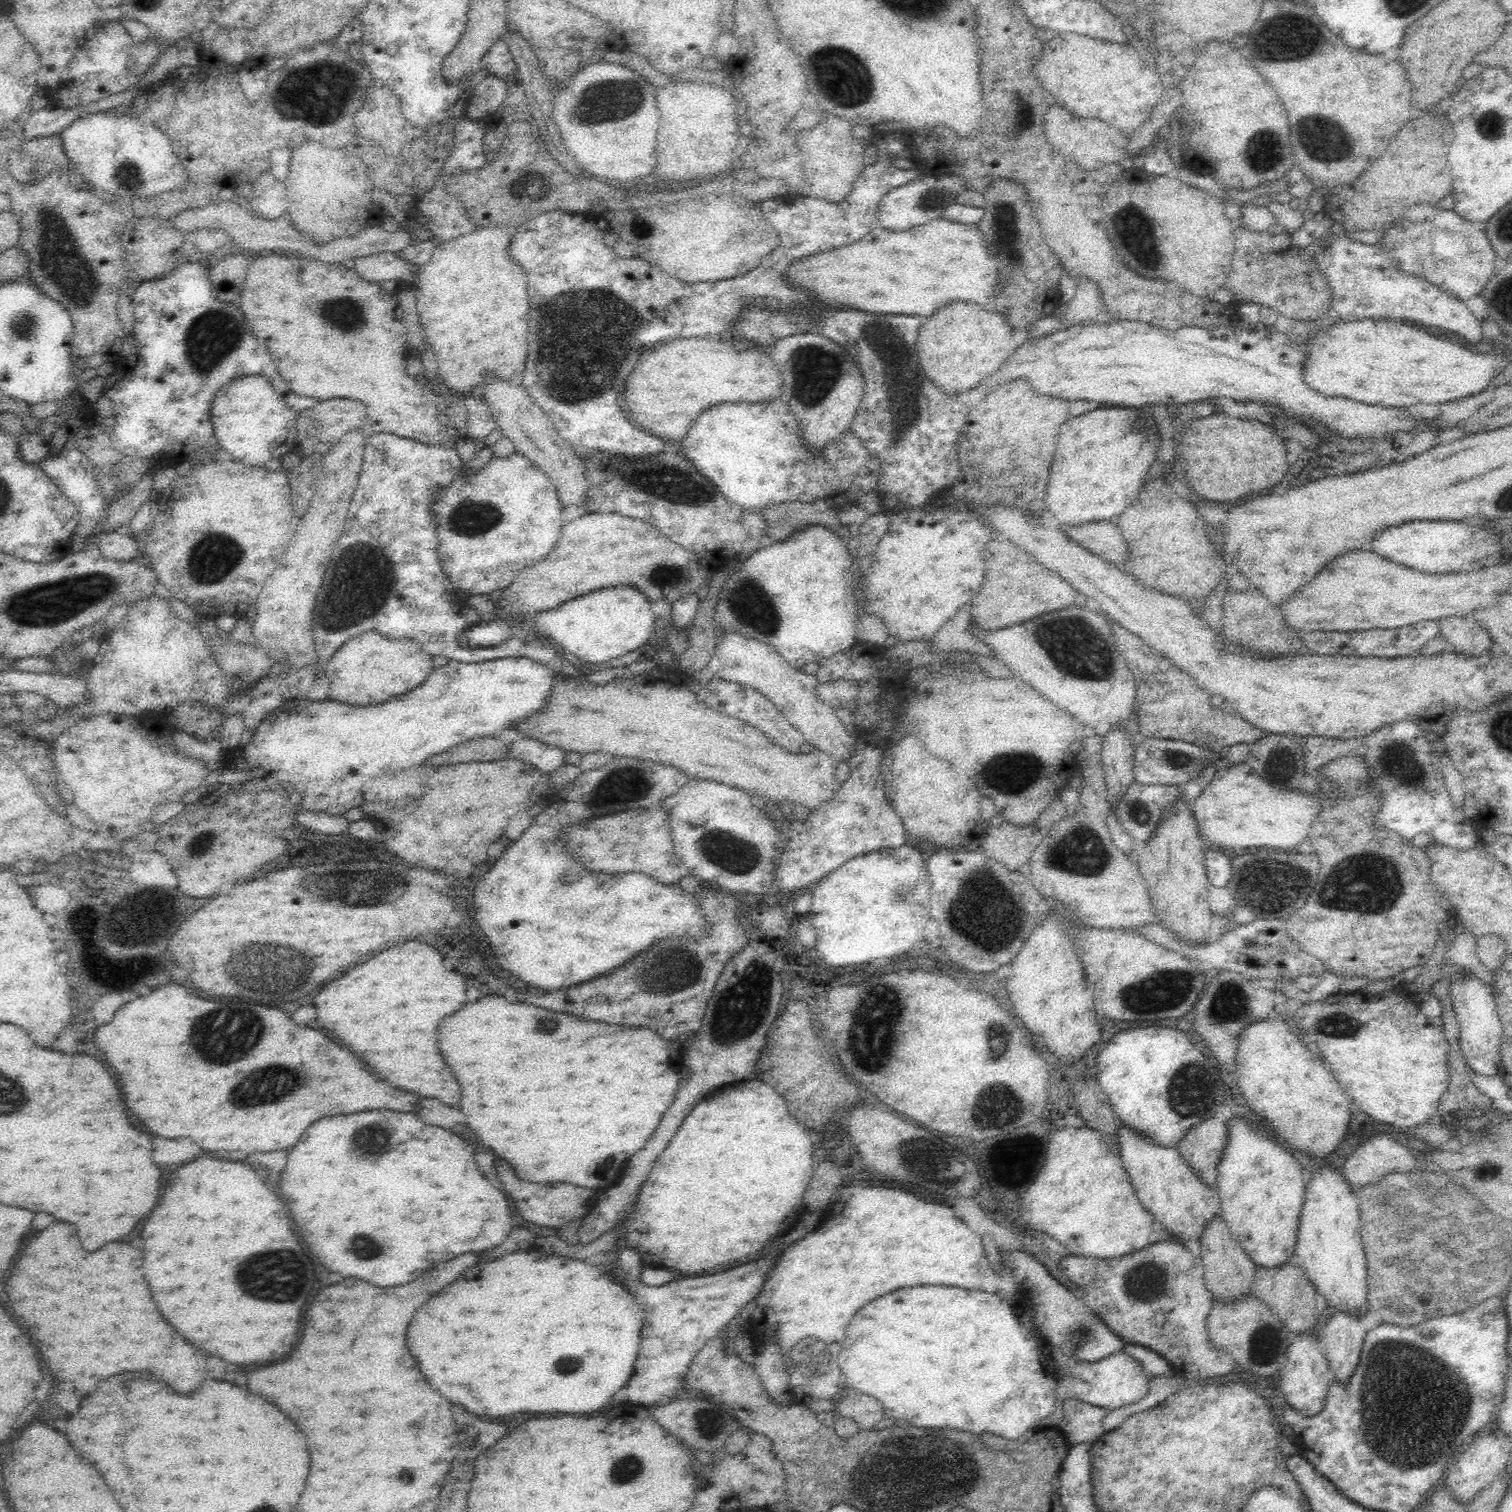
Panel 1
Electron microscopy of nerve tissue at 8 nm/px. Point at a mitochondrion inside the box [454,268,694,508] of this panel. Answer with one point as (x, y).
(574, 322)

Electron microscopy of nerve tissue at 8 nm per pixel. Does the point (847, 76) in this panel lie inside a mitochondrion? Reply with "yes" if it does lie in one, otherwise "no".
yes

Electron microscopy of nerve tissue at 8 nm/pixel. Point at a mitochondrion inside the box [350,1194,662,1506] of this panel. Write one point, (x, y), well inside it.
(627, 1469)

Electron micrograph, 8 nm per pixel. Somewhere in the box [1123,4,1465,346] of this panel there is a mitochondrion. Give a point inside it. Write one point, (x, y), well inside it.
(1321, 136)

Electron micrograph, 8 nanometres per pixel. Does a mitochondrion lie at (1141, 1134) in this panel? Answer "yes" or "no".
no

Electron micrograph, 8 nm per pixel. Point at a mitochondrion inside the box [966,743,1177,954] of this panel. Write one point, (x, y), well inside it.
(1013, 767)

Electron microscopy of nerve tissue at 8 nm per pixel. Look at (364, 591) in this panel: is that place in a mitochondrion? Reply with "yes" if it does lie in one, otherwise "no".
yes

